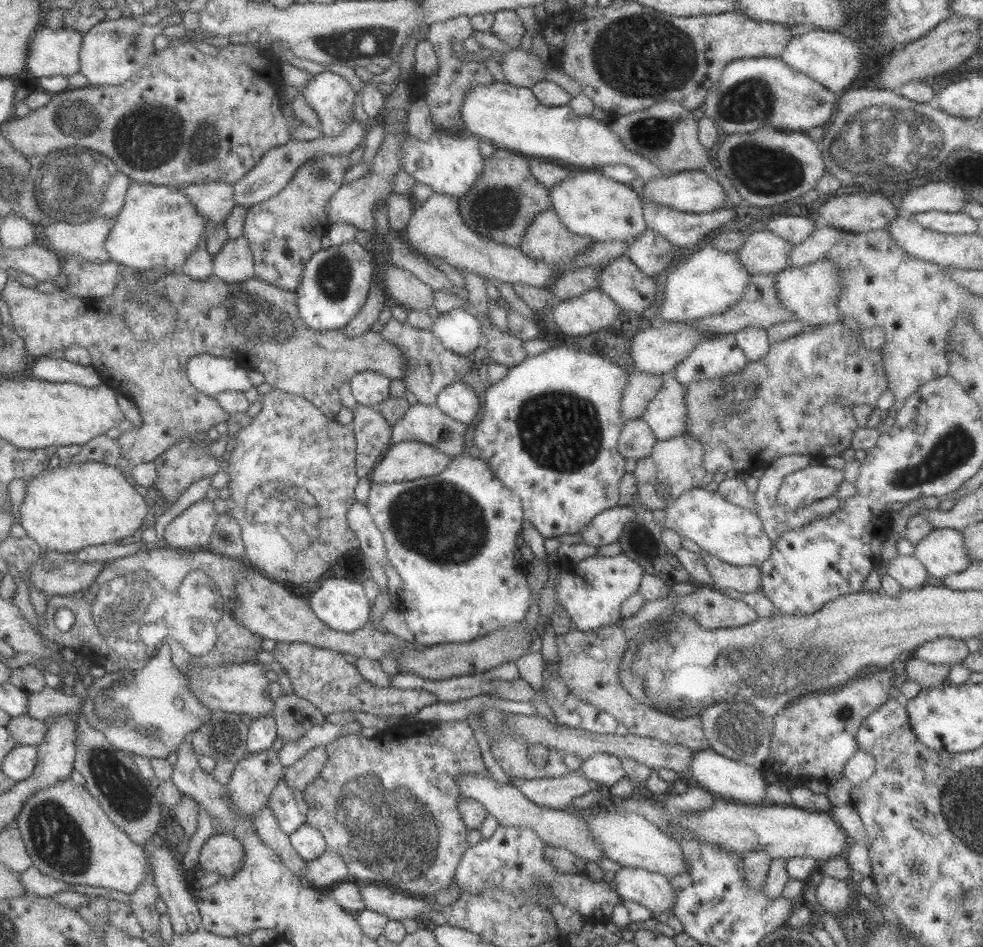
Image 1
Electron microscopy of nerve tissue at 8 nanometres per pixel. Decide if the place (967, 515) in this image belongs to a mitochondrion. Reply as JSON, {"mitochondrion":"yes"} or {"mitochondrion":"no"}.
{"mitochondrion":"no"}

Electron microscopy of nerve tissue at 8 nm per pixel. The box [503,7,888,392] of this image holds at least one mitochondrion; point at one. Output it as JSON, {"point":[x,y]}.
{"point":[638,56]}

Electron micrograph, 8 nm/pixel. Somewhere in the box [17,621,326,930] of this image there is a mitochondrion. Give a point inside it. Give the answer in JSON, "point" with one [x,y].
{"point":[54,834]}

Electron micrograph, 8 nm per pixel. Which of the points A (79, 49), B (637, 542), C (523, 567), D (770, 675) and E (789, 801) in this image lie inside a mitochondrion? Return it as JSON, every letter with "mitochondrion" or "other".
{"A":"other","B":"other","C":"other","D":"mitochondrion","E":"other"}

